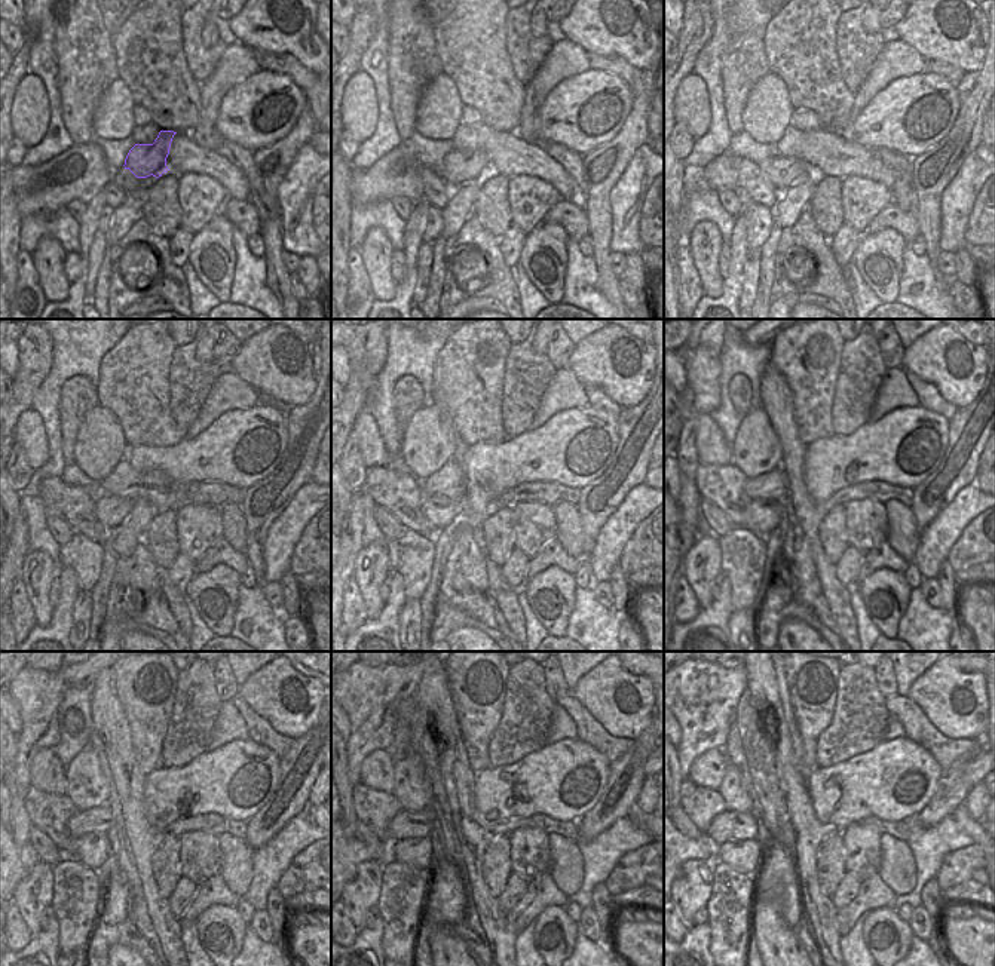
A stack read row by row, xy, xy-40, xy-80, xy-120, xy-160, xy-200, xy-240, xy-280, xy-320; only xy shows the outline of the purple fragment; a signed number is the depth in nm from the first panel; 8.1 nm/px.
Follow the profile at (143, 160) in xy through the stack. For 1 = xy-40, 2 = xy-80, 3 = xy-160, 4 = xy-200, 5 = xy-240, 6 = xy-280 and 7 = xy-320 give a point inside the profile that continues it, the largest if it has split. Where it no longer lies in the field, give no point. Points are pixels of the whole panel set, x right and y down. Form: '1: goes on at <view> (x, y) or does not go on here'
1: goes on at xy-40 (458, 166)
2: goes on at xy-80 (783, 171)
3: goes on at xy-160 (440, 511)
4: goes on at xy-200 (765, 515)
5: goes on at xy-240 (92, 849)
6: goes on at xy-280 (422, 853)
7: goes on at xy-320 (744, 856)

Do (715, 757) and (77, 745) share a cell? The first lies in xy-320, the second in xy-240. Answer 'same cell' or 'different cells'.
different cells

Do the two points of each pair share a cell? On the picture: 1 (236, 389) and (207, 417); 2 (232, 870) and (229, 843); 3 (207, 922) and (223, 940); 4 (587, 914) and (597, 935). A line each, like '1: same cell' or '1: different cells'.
1: same cell
2: same cell
3: same cell
4: same cell

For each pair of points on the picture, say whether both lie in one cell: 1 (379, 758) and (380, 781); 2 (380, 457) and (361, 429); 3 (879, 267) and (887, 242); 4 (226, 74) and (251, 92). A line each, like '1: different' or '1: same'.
1: same
2: same
3: same
4: different

